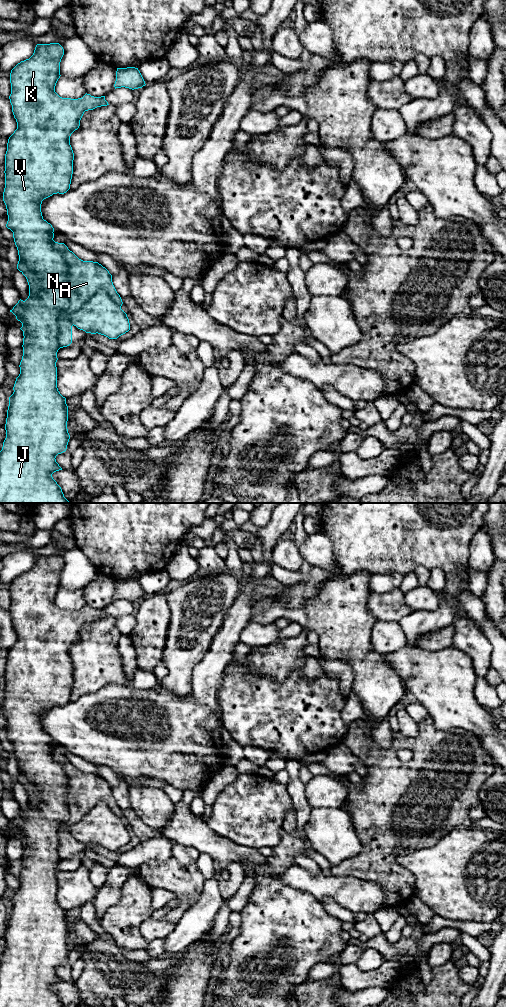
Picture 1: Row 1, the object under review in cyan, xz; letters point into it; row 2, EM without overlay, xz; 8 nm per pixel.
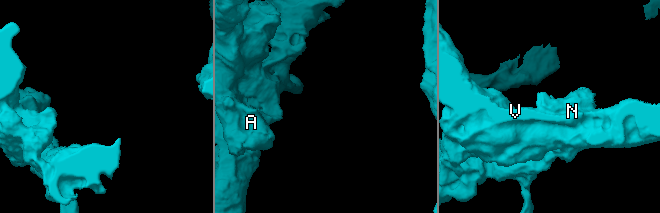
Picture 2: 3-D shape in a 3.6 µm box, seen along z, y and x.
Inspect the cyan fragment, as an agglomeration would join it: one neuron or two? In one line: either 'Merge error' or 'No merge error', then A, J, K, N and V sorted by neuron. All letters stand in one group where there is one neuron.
Merge error. Groups: A / J K N V

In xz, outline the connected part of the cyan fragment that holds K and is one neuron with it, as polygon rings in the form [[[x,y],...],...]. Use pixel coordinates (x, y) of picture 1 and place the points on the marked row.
[[[50,43],[50,44],[37,44],[34,50],[33,55],[24,61],[18,63],[10,73],[10,83],[11,83],[11,94],[9,96],[10,103],[12,105],[12,112],[14,118],[17,122],[17,129],[9,137],[7,143],[7,151],[5,154],[5,188],[3,192],[3,201],[6,205],[8,221],[6,227],[13,232],[13,238],[15,245],[18,250],[19,259],[25,261],[31,271],[33,271],[40,278],[40,291],[35,297],[31,294],[29,288],[29,296],[23,301],[19,300],[18,303],[13,307],[10,312],[12,312],[18,321],[22,323],[20,328],[23,331],[23,356],[20,362],[20,374],[16,378],[13,394],[9,397],[9,406],[7,410],[7,418],[5,424],[6,438],[3,442],[2,450],[0,451],[0,503],[69,503],[69,501],[64,497],[61,487],[53,479],[52,474],[56,471],[62,470],[59,464],[56,462],[56,456],[66,451],[67,445],[70,439],[70,435],[67,429],[68,421],[68,406],[66,404],[66,398],[63,397],[57,388],[57,367],[56,362],[57,352],[61,348],[58,342],[58,333],[59,333],[59,320],[60,314],[69,308],[69,299],[67,292],[67,284],[70,279],[70,272],[67,267],[67,264],[64,260],[64,257],[53,247],[52,240],[54,238],[54,228],[50,223],[43,219],[41,212],[42,201],[53,194],[64,194],[70,189],[72,174],[73,174],[73,160],[74,153],[70,145],[70,136],[77,130],[80,126],[80,120],[85,111],[93,110],[97,107],[107,106],[108,102],[105,100],[105,96],[94,97],[90,94],[85,94],[82,98],[71,99],[71,98],[62,98],[55,92],[55,86],[60,78],[60,62],[64,55],[64,49],[59,43]]]

